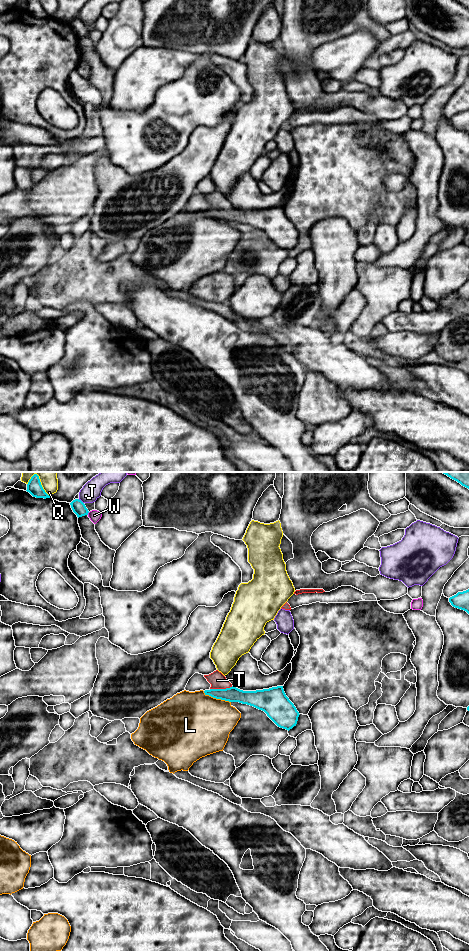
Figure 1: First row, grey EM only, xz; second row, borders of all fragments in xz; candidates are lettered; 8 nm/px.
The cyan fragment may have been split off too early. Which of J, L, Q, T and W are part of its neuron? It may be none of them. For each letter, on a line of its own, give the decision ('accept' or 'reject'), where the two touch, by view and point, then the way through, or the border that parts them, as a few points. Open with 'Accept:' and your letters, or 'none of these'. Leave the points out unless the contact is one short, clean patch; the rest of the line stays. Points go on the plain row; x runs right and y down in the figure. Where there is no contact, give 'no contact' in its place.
Accept: T
J: reject | xz (81, 21)
L: reject | xz (217, 218)
Q: reject | xz (42, 8)
T: accept | xz (221, 209) | across xz (232, 214), (221, 209), (217, 200)
W: reject | xz (88, 32)

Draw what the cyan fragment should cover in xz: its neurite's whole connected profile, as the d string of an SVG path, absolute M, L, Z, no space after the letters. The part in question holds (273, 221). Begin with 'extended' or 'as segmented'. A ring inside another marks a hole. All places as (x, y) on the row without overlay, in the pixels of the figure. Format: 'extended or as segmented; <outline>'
extended; M218 190L204 195L211 204L205 215L229 222L239 222L264 231L267 236L280 248L290 250L296 246L299 232L286 216L283 206L256 211L243 211L226 199Z

